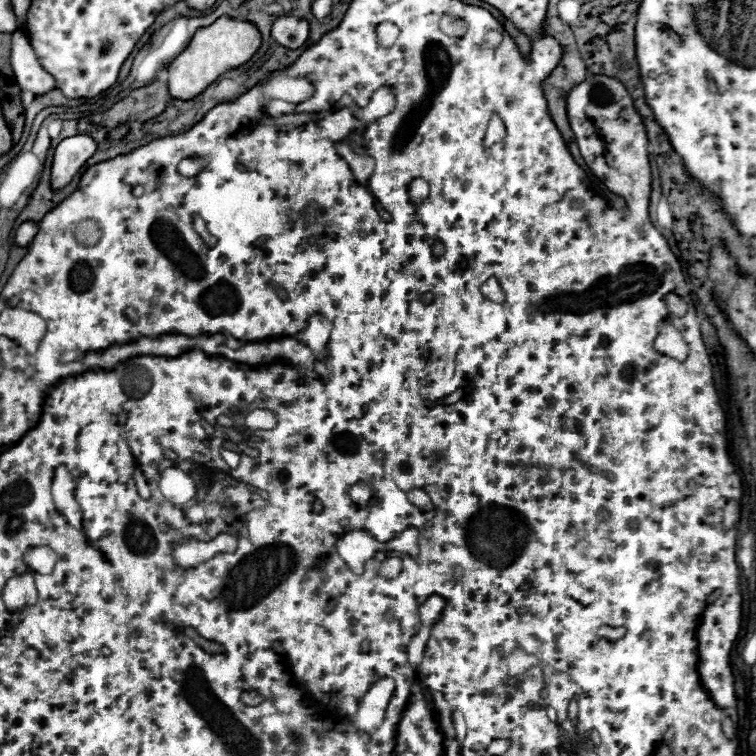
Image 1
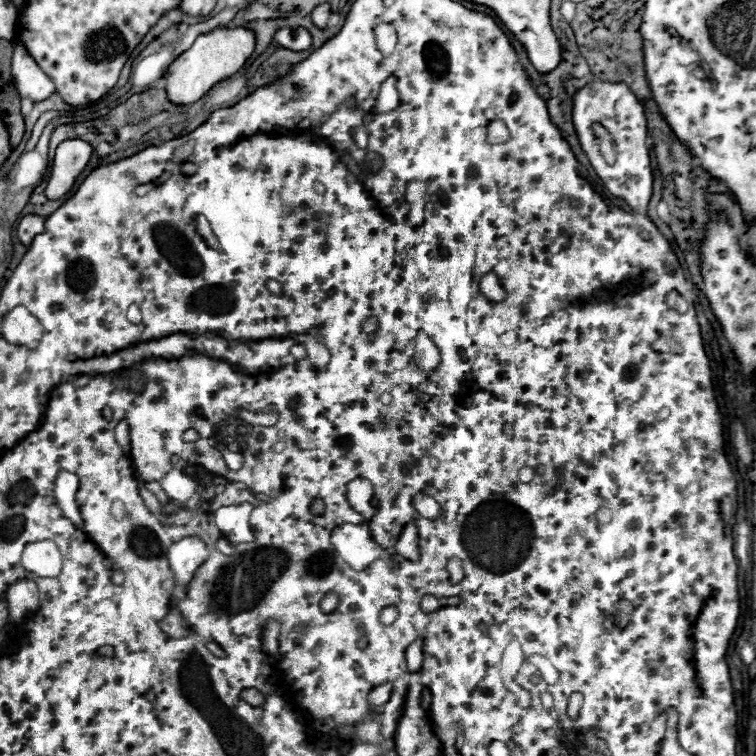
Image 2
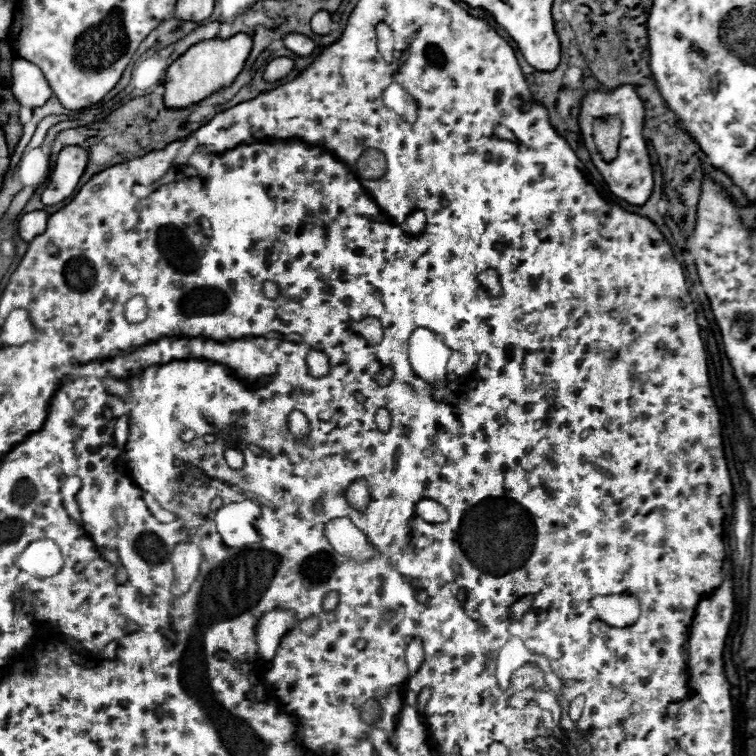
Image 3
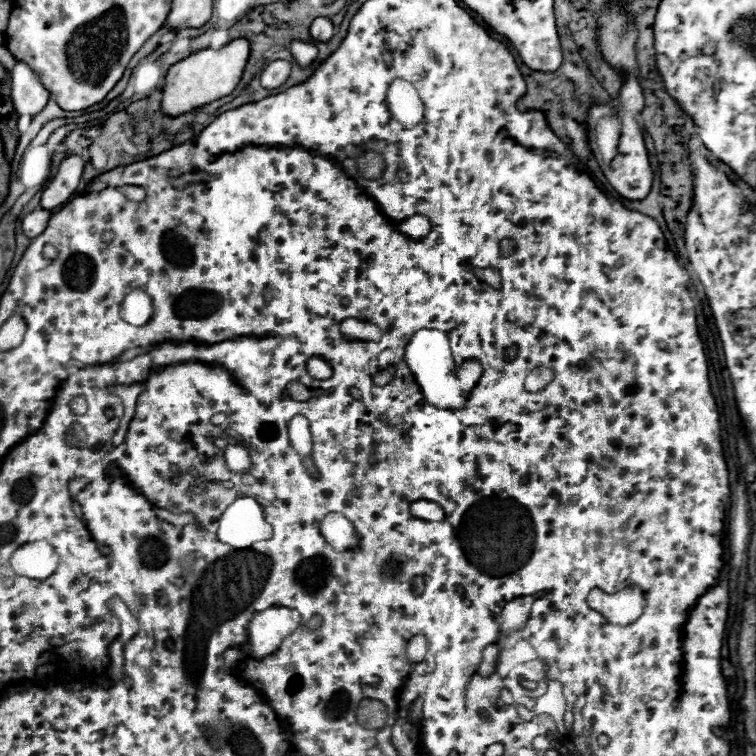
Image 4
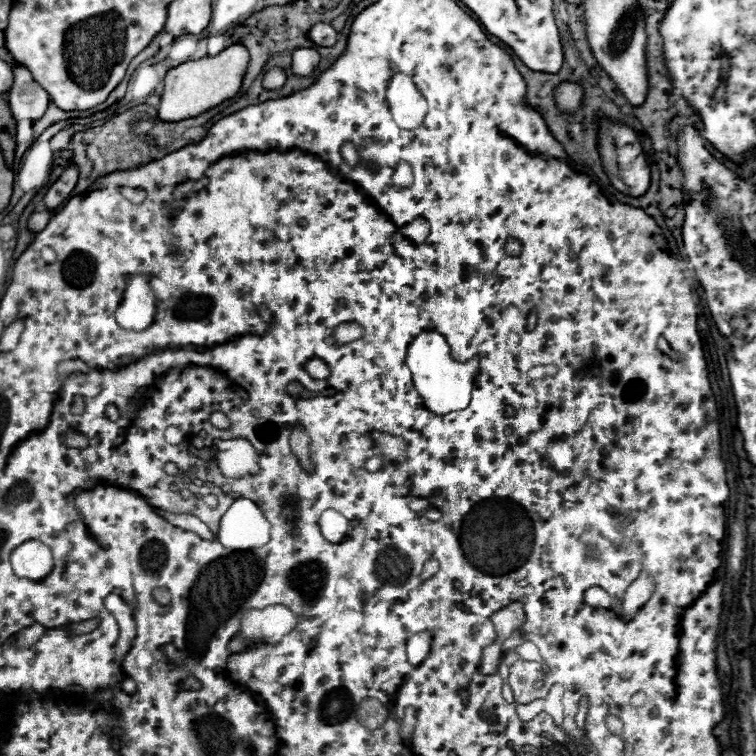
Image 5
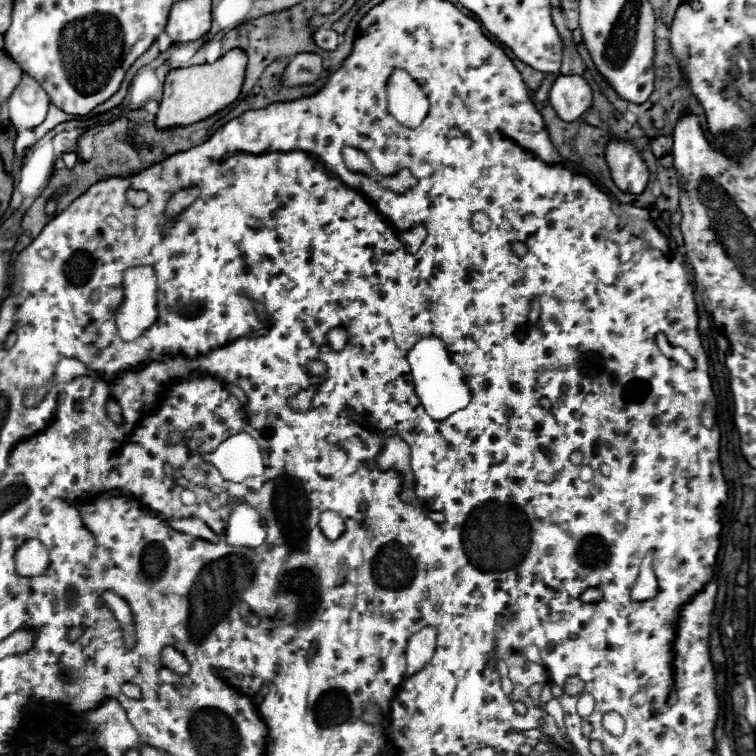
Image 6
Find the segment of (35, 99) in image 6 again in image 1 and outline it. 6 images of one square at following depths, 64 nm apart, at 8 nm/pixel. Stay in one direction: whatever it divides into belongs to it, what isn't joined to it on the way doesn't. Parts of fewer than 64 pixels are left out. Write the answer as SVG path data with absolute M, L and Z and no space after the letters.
M20 30L14 32L10 62L12 62L14 76L16 76L16 84L22 90L30 90L36 96L42 96L50 92L50 88L56 86L54 76L42 68L42 64L36 58L34 48L30 46L28 36Z

